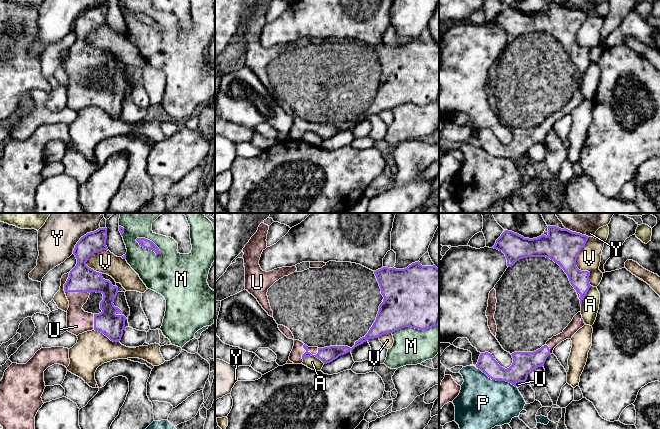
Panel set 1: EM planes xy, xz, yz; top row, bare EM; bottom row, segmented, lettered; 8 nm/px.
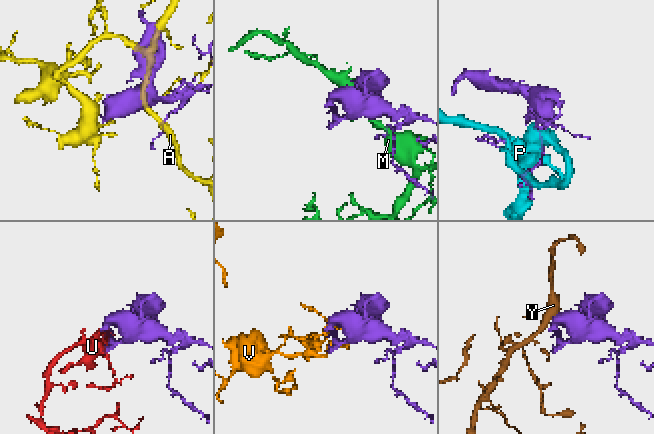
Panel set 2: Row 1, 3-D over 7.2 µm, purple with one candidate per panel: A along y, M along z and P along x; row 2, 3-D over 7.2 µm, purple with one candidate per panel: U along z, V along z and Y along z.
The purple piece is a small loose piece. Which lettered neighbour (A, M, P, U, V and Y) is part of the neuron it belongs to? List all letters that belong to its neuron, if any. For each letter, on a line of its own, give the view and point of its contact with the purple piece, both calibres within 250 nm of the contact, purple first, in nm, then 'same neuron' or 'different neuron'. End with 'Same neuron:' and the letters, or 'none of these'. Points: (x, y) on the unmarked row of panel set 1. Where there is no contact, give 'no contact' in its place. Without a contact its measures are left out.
A: contact xz (314, 131); calibres 130 and 110 nm; different neuron
M: contact xy (148, 24); calibres 80 and 340 nm; different neuron
P: contact yz (495, 155); calibres 170 and 420 nm; different neuron
U: contact xz (310, 129); calibres 130 and 60 nm; same neuron
V: contact yz (575, 40); calibres 280 and 190 nm; different neuron
Y: contact xy (83, 12); calibres 170 and 300 nm; different neuron
Same neuron: U

